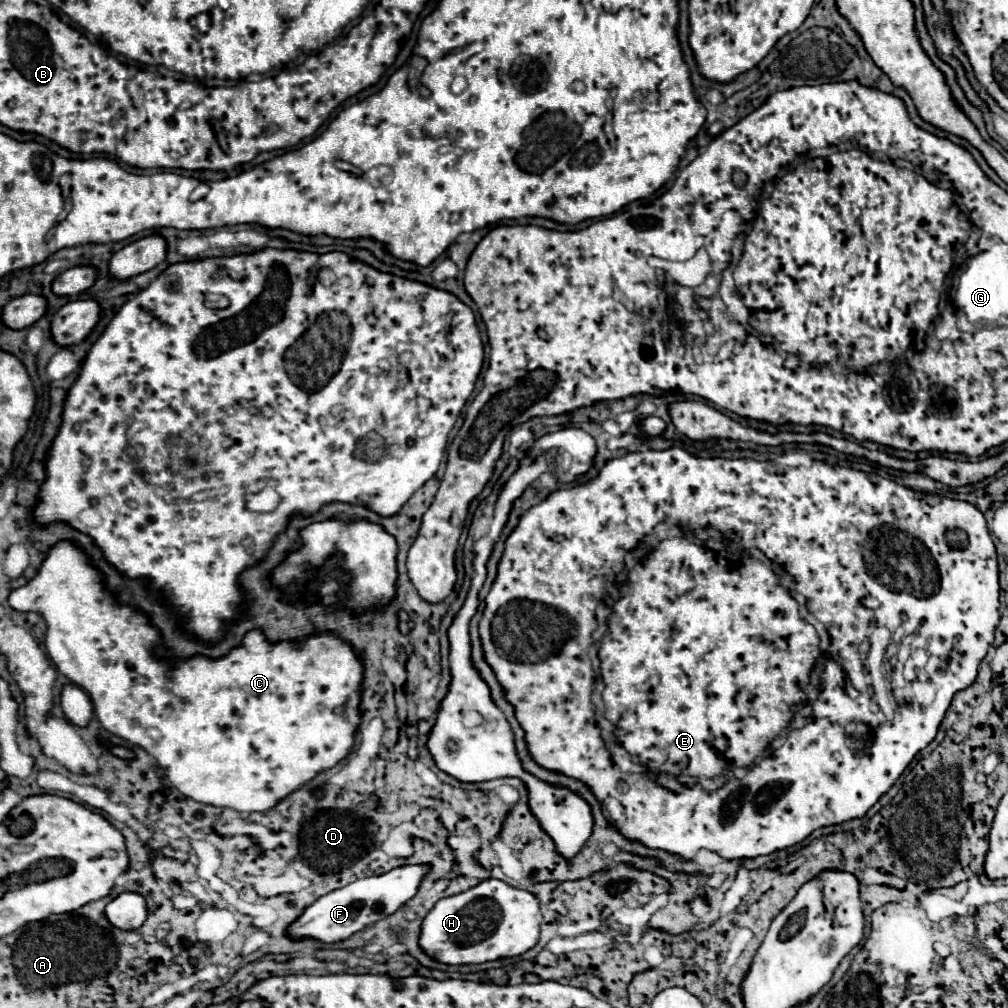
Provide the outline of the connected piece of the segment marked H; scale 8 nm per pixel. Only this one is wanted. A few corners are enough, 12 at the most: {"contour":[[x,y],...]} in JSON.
{"contour":[[488,878],[438,900],[420,946],[480,964],[536,946],[532,892]]}

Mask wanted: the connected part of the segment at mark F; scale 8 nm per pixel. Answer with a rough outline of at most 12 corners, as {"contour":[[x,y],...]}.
{"contour":[[406,864],[318,898],[288,928],[326,944],[394,914],[428,864]]}

